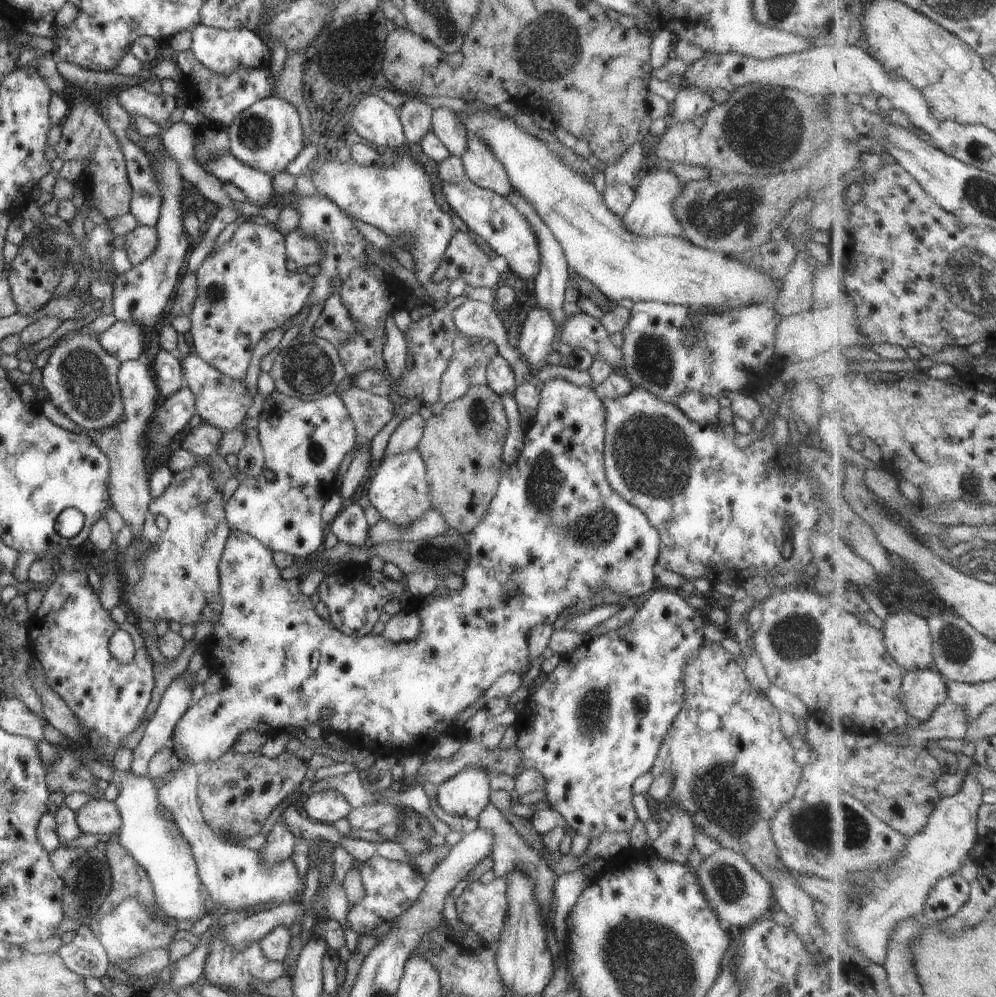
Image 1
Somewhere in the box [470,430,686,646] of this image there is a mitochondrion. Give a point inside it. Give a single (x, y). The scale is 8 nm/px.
(541, 487)

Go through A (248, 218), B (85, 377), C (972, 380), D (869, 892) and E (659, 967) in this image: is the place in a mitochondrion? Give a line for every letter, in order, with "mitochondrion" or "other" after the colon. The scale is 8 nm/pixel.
A: other
B: mitochondrion
C: other
D: mitochondrion
E: mitochondrion

